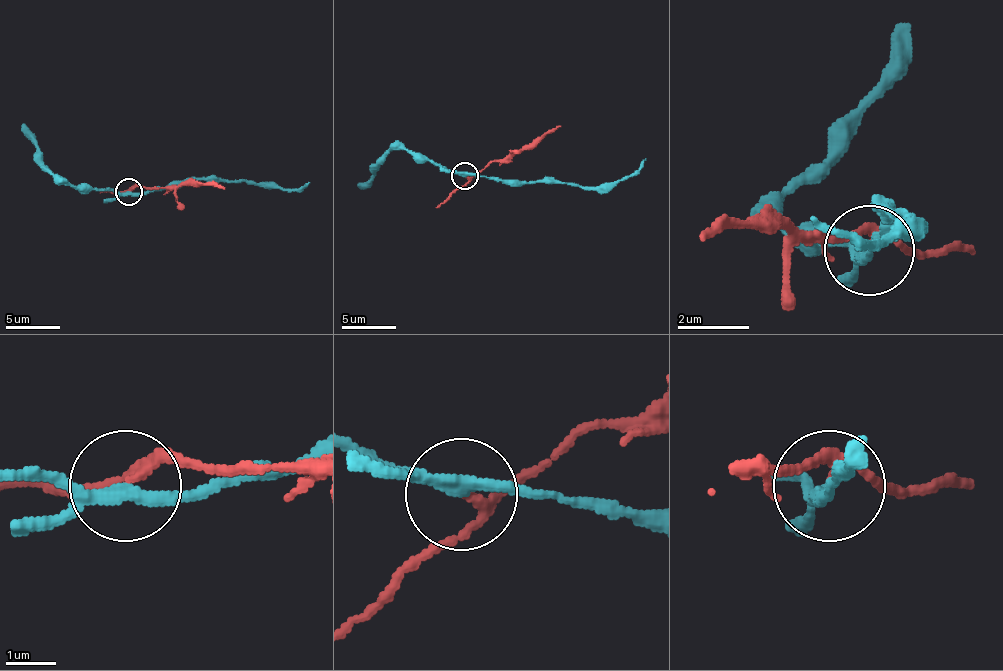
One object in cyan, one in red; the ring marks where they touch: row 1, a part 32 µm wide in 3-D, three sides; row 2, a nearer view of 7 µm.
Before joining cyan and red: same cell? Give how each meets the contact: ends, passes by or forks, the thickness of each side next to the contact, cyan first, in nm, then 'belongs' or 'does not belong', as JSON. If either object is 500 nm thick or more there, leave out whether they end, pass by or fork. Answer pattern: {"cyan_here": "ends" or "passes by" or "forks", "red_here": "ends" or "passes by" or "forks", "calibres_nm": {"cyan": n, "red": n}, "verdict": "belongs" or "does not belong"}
{"cyan_here": "forks", "red_here": "passes by", "calibres_nm": {"cyan": 200, "red": 150}, "verdict": "does not belong"}

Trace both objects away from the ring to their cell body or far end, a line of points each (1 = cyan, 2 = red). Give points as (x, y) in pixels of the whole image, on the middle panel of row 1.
1: (464, 175), (612, 186), (637, 170), (645, 159)
2: (464, 175), (474, 175), (491, 162), (507, 162), (531, 148), (547, 132), (561, 127)

